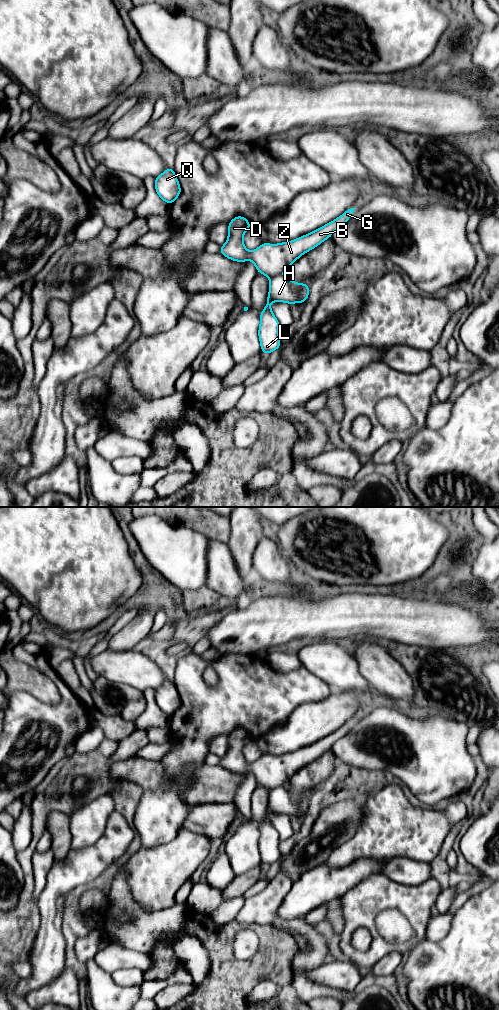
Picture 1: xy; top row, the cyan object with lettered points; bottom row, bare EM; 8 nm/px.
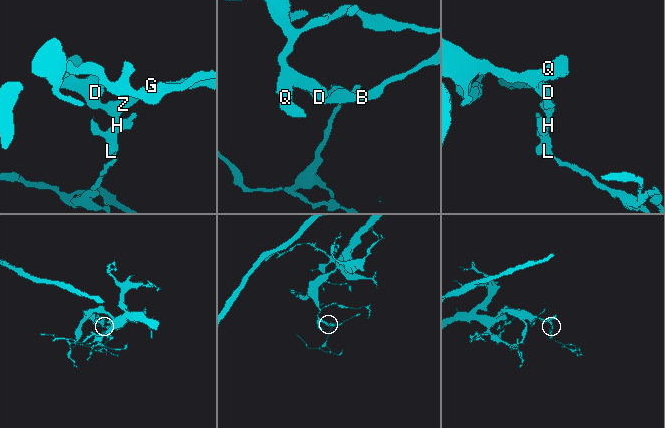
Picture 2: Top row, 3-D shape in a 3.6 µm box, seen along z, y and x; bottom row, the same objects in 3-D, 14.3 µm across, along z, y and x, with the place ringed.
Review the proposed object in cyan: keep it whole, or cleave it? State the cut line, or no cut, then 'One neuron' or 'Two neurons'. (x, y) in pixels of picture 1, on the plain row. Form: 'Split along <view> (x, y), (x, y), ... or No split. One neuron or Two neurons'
Split along xy (281, 786), (270, 790). Two neurons

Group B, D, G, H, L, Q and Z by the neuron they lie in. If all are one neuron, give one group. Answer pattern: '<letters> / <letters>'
B D G Q Z / H L

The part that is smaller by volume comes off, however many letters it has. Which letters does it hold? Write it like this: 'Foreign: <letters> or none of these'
Foreign: H, L

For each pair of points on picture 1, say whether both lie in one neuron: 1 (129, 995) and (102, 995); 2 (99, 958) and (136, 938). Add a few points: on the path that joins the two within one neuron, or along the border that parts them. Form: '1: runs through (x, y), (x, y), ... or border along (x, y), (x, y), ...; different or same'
1: runs through (122, 995), (109, 995); same
2: border along (111, 940), (144, 954); different

